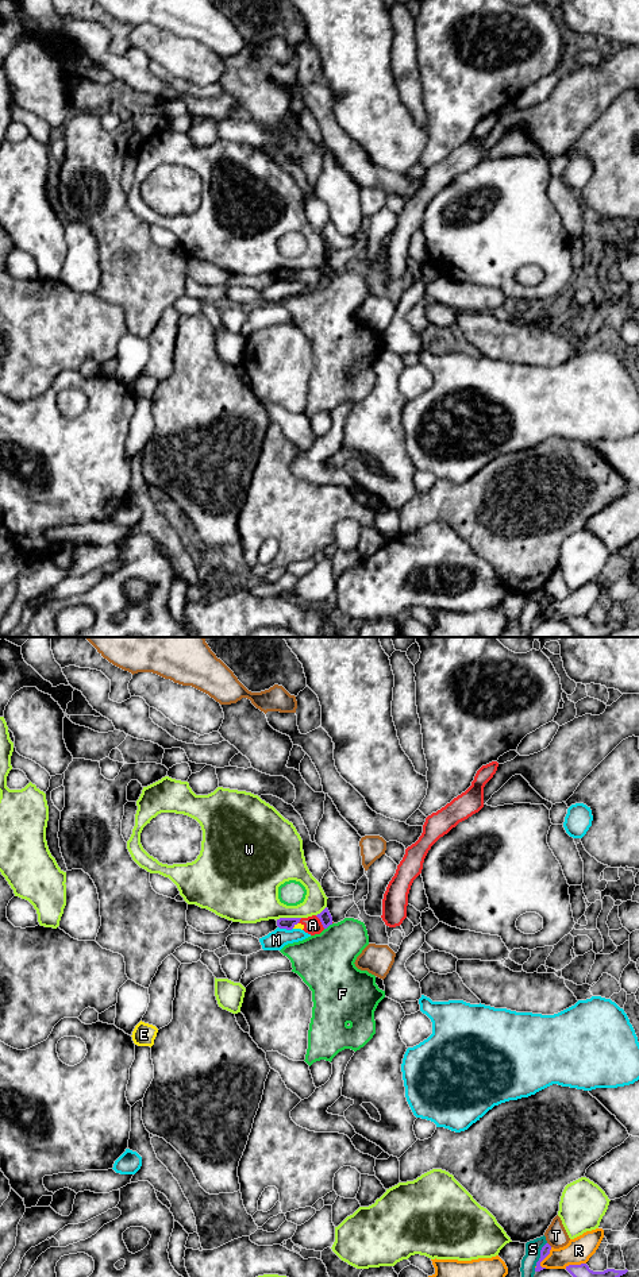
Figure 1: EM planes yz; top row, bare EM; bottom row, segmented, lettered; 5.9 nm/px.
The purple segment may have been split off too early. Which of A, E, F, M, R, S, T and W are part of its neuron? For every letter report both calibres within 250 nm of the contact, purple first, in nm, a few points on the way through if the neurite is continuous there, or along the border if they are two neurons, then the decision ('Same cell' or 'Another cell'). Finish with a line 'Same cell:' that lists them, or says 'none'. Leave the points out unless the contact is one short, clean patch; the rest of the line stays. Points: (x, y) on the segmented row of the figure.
A: Thickness 70 nm (purple) against 110 nm. Boundary: yz (315, 915), (324, 928). Another cell
E: Thickness 70 nm (purple) against 30 nm. Another cell
F: Thickness 70 nm (purple) against 340 nm. Another cell
M: Thickness 70 nm (purple) against 120 nm. Another cell
R: Thickness 60 nm (purple) against 160 nm. Another cell
S: Thickness 60 nm (purple) against 100 nm. Boundary: yz (546, 1242), (535, 1265). Another cell
T: Thickness 60 nm (purple) against 130 nm. Another cell
W: Thickness 70 nm (purple) against 300 nm. Another cell
Same cell: none

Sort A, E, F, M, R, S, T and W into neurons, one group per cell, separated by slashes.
A E / F / M / R / S / T / W

